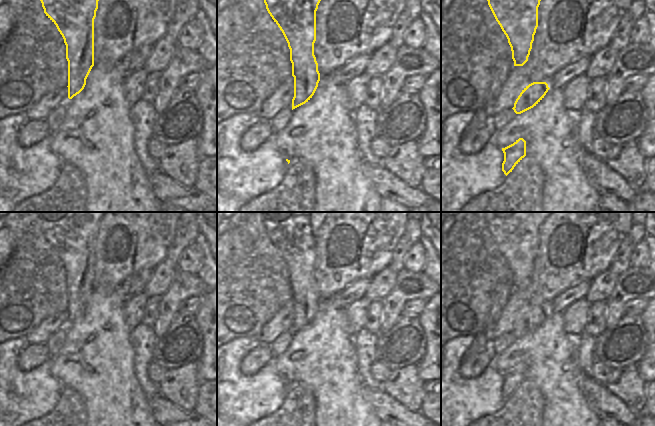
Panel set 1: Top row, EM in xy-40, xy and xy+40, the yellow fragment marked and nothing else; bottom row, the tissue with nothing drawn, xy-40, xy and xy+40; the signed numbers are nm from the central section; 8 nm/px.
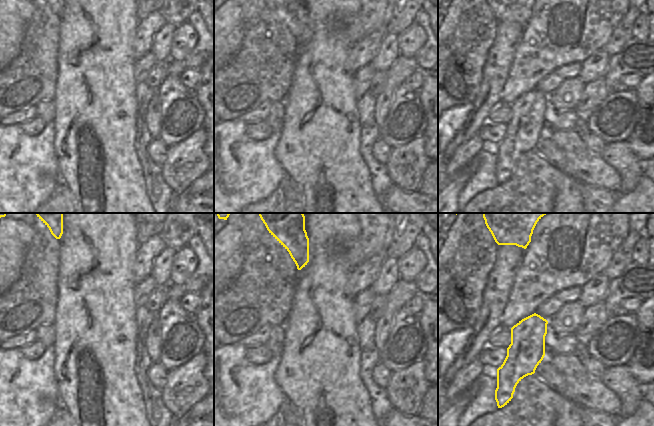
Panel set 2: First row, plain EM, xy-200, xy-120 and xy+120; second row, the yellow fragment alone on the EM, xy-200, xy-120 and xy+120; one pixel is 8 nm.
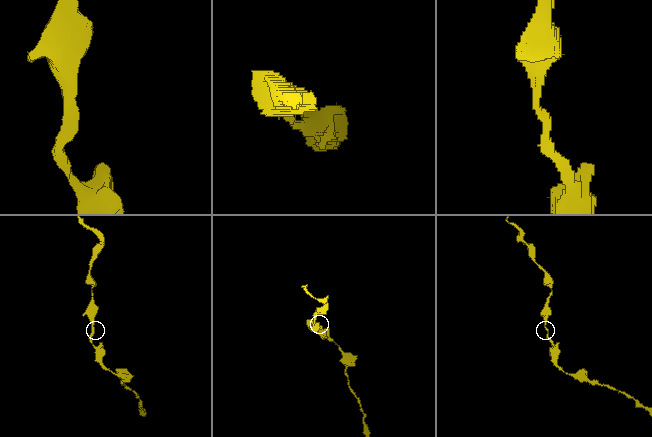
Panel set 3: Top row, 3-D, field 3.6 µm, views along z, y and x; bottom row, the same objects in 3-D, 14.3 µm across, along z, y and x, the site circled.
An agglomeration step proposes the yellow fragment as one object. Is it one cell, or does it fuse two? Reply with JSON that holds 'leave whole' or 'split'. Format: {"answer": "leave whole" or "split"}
{"answer": "leave whole"}

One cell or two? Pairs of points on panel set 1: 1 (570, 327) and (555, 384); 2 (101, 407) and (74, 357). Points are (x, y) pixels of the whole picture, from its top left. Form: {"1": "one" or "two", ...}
{"1": "two", "2": "one"}

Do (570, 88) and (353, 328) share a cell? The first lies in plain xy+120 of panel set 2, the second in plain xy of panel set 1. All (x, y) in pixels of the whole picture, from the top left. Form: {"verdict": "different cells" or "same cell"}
{"verdict": "same cell"}

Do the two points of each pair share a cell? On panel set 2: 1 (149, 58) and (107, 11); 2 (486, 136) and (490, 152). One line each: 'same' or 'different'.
1: different
2: different

